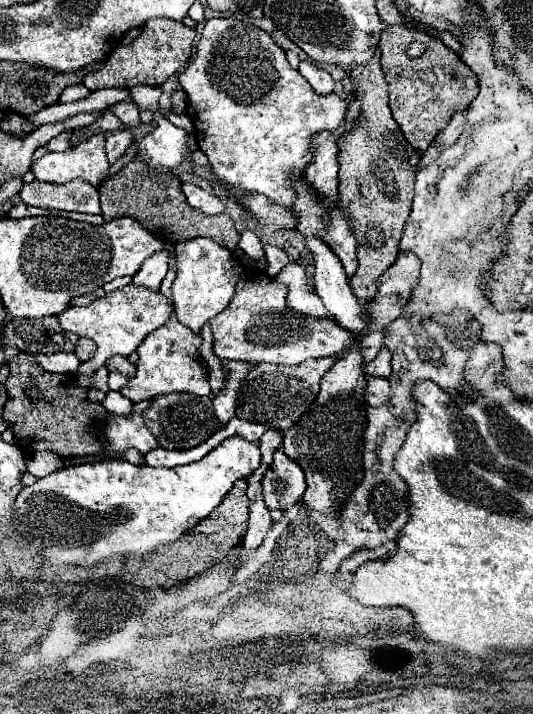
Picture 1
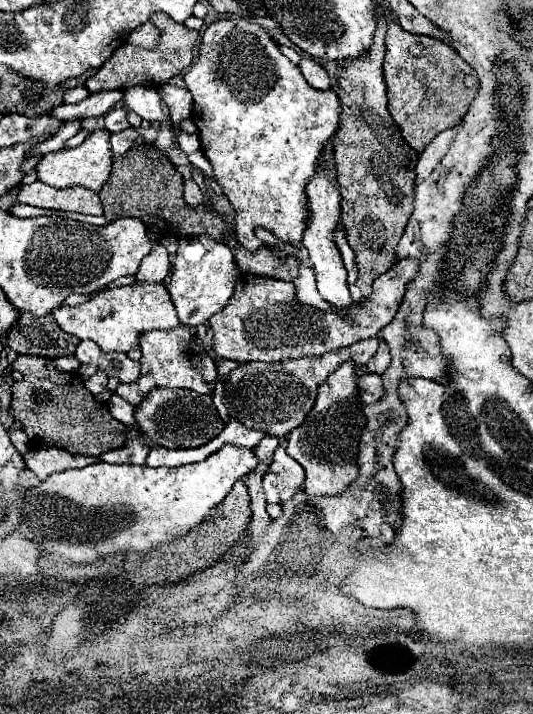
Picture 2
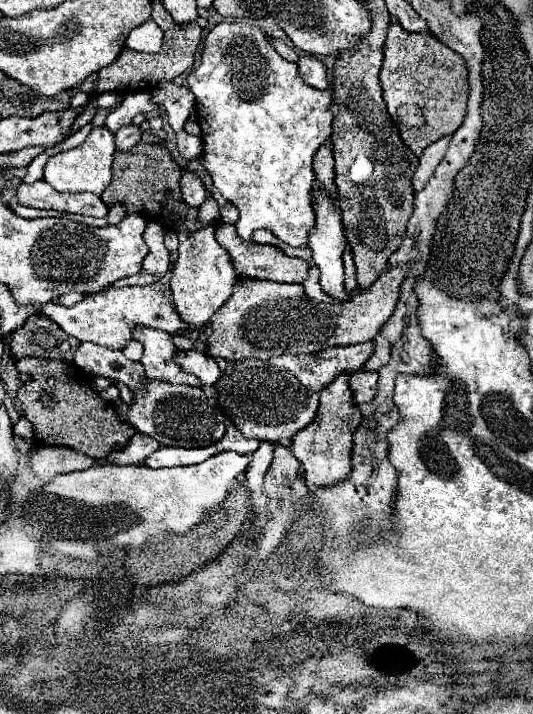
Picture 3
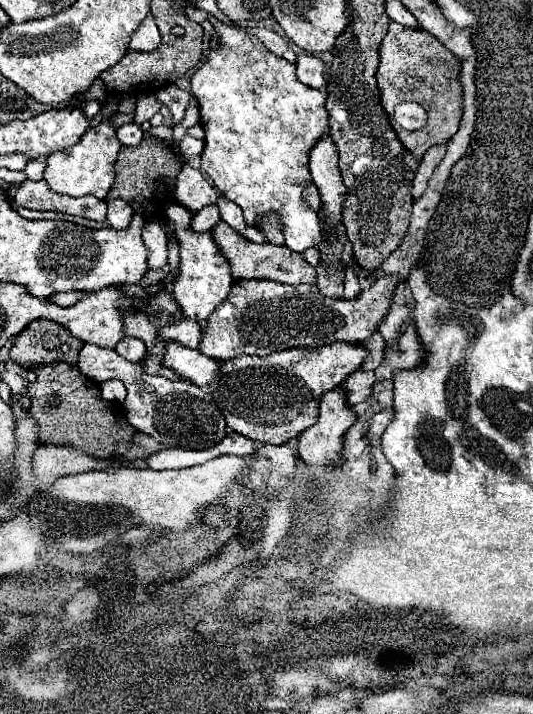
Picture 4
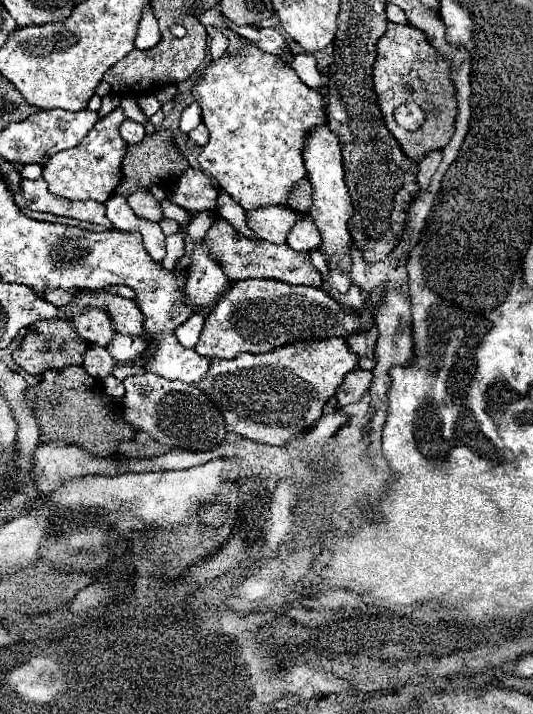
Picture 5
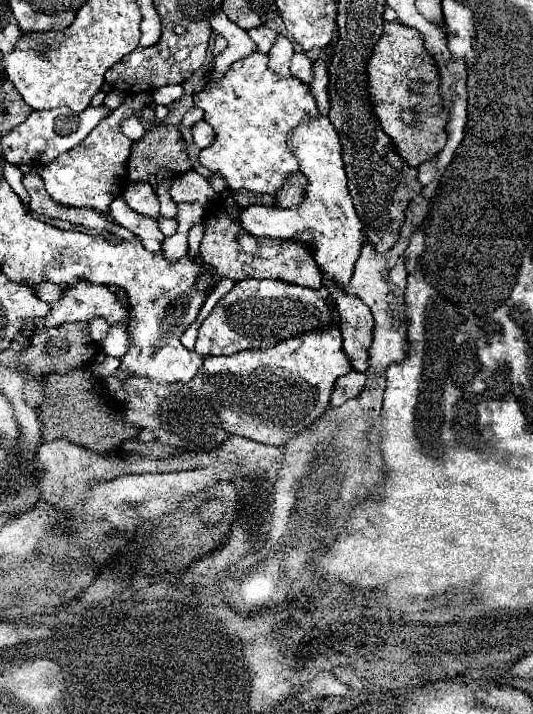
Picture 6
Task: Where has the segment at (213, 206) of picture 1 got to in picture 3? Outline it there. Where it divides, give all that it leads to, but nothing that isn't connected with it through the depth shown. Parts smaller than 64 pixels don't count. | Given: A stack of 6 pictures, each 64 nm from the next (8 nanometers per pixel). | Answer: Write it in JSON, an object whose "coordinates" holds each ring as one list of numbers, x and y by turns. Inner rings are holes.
{"coordinates":[[190,170,184,172,184,176,180,180,180,188,182,188,182,198,188,206,202,206,202,202,206,198,206,188]]}

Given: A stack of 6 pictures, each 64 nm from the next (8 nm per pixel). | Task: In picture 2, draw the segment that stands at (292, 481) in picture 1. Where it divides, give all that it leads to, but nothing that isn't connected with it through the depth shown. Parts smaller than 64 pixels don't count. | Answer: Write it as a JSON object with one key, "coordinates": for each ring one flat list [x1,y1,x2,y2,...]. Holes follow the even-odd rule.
{"coordinates":[[280,446,274,452,274,460,264,476,264,496,268,504,284,504,294,498,298,490,304,488,302,466,286,454]]}

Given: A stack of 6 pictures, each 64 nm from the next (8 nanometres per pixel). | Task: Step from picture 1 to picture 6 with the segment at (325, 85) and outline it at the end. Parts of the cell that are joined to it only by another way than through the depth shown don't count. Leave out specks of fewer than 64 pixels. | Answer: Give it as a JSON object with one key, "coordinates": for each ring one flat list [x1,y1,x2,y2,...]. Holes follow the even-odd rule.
{"coordinates":[[294,54,290,70,292,70,292,74,294,74,298,80,302,80,304,84,310,84,310,82,314,80,312,66,314,66,314,62,312,62,306,54]]}

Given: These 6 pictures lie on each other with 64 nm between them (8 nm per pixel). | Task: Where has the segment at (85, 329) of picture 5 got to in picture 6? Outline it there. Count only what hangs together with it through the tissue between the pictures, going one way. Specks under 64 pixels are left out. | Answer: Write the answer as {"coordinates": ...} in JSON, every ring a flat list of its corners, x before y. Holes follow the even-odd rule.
{"coordinates":[[92,318,92,320,88,322,88,334,90,334,92,340,98,342,98,344,106,338,108,330,110,330,110,324,108,324,104,318]]}

